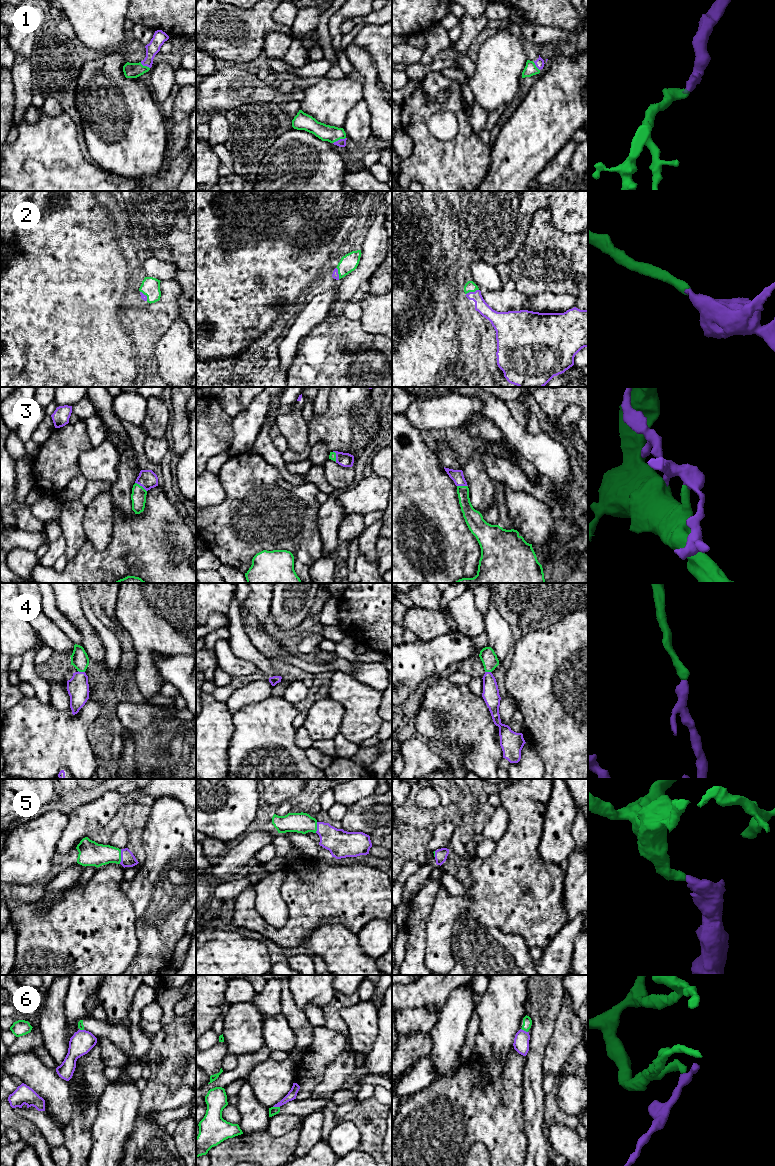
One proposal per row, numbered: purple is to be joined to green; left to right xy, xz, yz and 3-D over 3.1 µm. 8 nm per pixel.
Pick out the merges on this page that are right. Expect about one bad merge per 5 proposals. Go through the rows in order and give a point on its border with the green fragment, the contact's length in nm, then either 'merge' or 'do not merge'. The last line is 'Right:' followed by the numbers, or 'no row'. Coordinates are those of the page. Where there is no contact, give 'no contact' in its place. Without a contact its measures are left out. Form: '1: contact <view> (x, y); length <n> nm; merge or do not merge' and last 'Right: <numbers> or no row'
1: contact xz (339, 139); length 120 nm; merge
2: contact yz (472, 291); length 110 nm; merge
3: contact xy (141, 486); length 120 nm; merge
4: contact xy (81, 671); length 60 nm; merge
5: contact xy (120, 856); length 120 nm; merge
6: contact xz (276, 1107); length 60 nm; do not merge
Right: 1, 2, 3, 4, 5

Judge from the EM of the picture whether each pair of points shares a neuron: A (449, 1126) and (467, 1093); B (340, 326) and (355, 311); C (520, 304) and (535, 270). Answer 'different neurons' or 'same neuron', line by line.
A: same neuron
B: different neurons
C: different neurons

